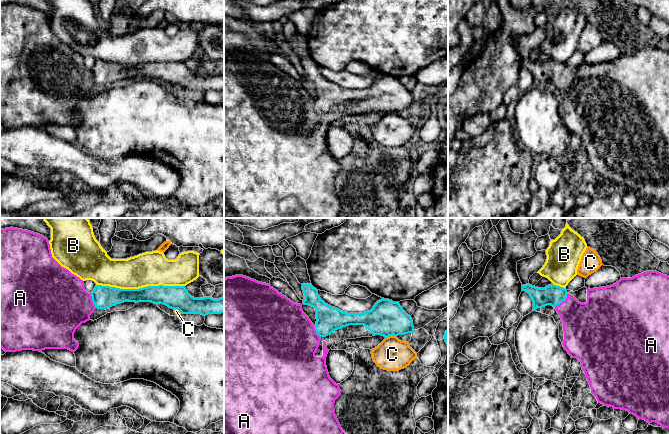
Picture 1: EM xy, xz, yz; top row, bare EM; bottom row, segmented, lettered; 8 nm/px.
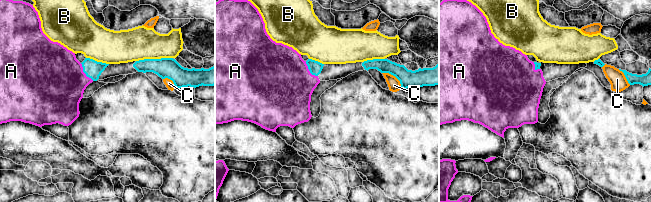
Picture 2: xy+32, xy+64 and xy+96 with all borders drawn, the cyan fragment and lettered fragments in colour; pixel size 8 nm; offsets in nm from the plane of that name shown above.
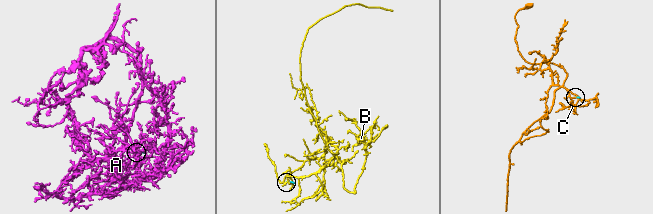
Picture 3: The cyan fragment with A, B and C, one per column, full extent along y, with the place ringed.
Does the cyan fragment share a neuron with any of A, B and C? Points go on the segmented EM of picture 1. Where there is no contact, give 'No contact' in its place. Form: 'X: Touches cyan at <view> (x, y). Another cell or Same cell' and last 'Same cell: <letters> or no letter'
A: Touches cyan at yz (562, 301). Same cell
B: Touches cyan at xy (140, 288). Another cell
C: Touches cyan at xz (390, 335). Another cell
Same cell: A

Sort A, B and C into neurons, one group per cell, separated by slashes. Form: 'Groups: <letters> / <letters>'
Groups: A / B / C

